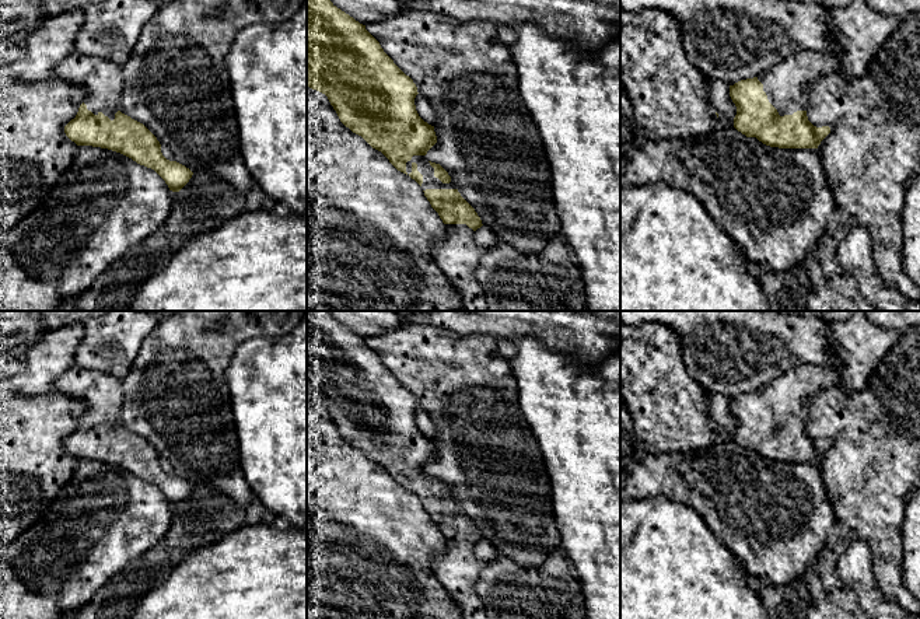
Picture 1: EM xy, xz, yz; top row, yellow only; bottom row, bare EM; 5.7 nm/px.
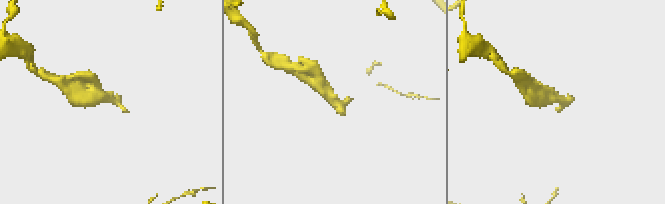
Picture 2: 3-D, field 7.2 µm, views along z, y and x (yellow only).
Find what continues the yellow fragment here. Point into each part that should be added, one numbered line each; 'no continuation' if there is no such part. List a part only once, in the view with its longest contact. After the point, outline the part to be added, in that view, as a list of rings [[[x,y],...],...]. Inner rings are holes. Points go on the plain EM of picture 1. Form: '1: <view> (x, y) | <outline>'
1: xz (423, 479) | [[[413,469],[410,475],[406,476],[407,489],[412,486],[412,478],[417,478],[417,485],[423,489],[421,503],[455,503],[454,497],[442,497],[434,490],[434,482],[430,479],[426,469]]]

